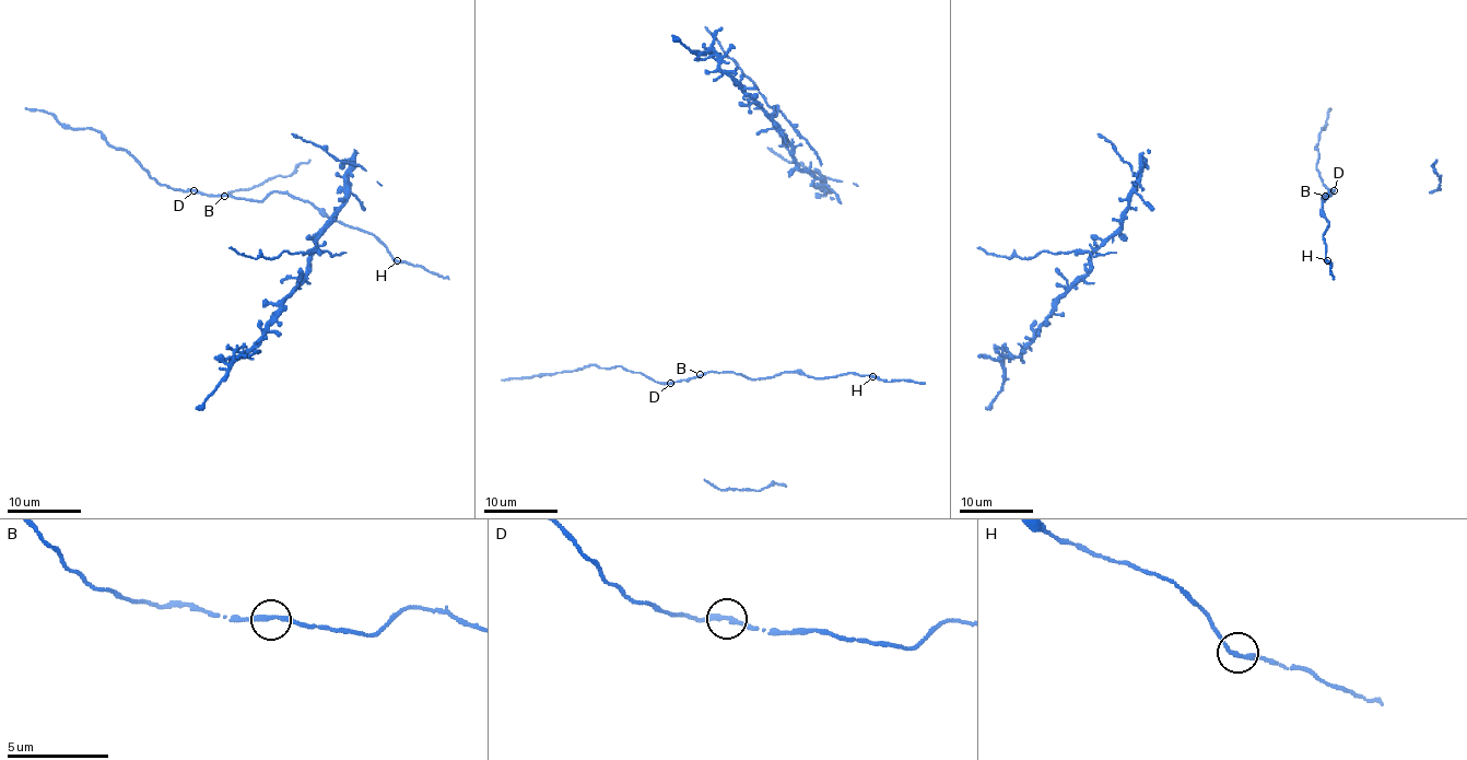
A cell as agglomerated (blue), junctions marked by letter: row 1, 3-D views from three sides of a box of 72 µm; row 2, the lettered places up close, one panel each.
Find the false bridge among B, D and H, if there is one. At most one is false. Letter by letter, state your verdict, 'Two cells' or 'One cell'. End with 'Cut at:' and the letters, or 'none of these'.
B: One cell
D: One cell
H: One cell
Cut at: none of these

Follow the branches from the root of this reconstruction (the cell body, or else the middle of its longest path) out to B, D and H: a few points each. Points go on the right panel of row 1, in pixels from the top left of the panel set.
B: (1319, 212), (1328, 193), (1323, 201), (1322, 198), (1325, 196)
D: (1319, 212), (1328, 193), (1323, 201), (1322, 198), (1334, 190)
H: (1319, 212), (1328, 221), (1323, 234), (1327, 260)

